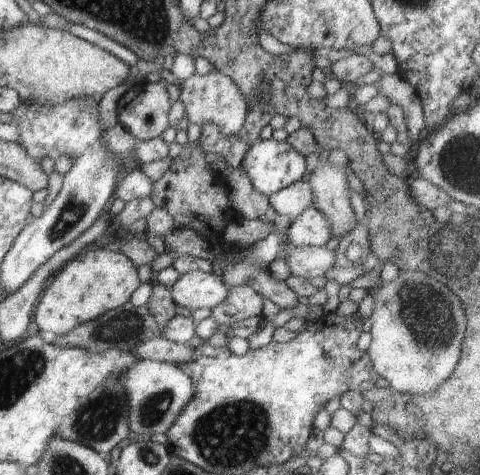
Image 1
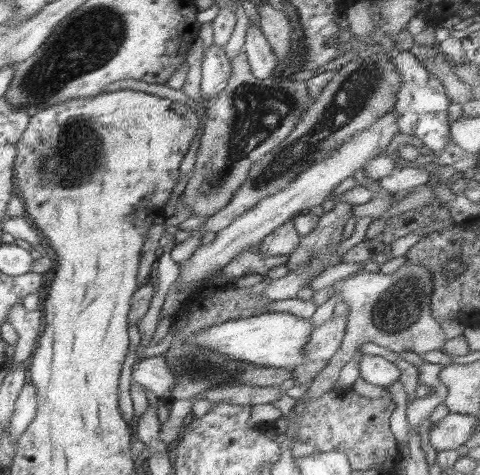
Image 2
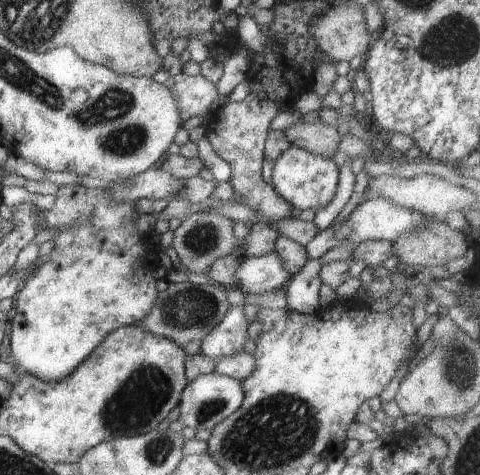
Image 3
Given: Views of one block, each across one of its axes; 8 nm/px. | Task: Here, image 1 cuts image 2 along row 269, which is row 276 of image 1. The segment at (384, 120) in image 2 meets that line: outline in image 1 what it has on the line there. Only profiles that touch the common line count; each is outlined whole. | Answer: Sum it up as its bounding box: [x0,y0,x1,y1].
[171,271,230,311]

